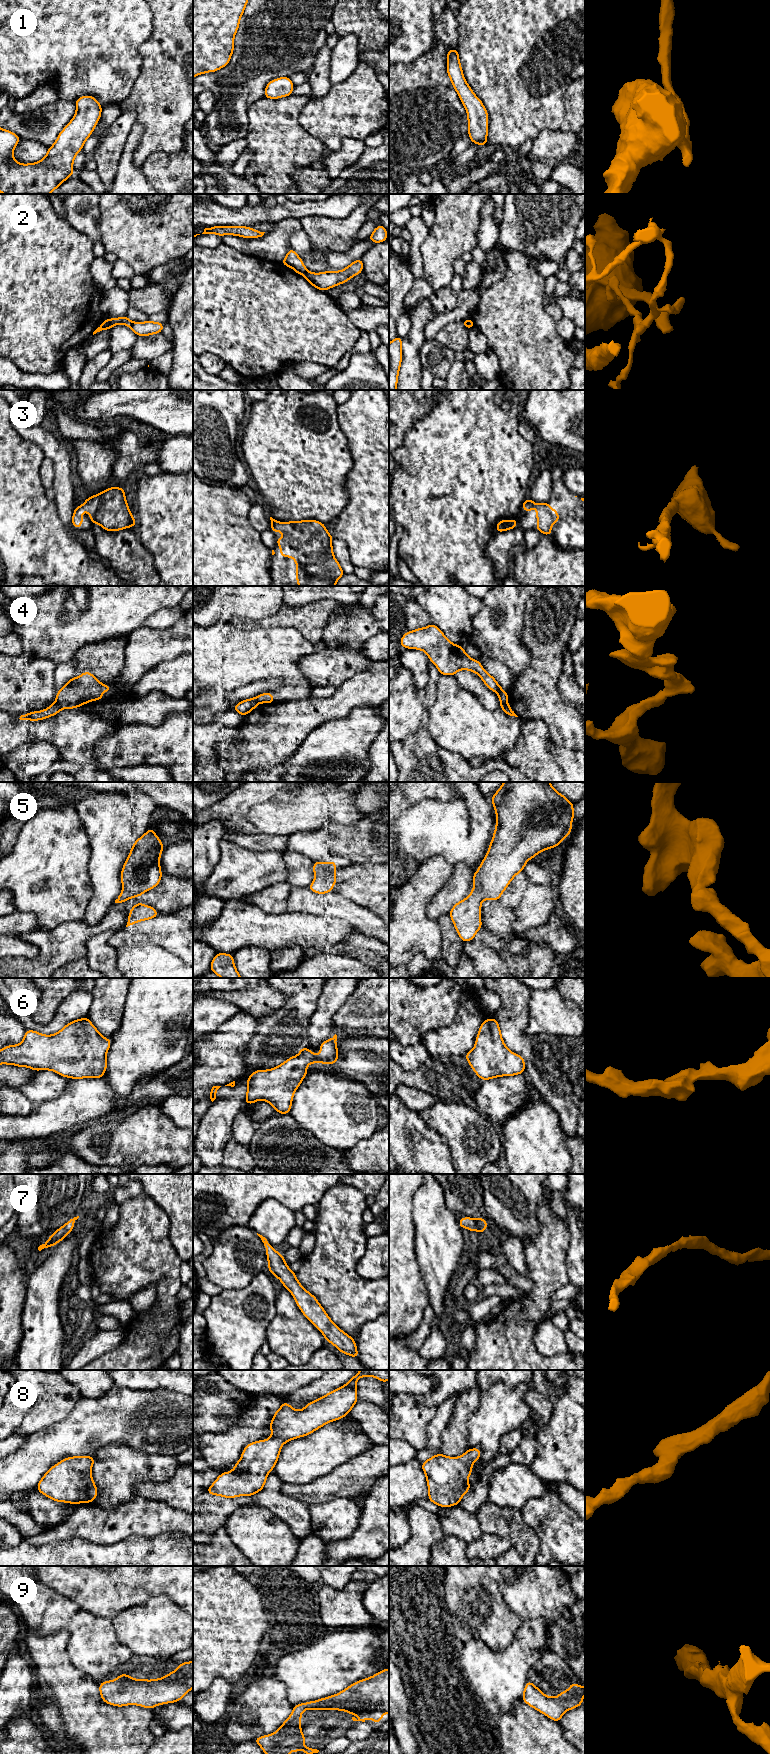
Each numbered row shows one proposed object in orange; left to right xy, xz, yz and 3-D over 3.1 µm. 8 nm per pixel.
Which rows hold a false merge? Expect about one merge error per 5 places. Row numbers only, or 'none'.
2, 4

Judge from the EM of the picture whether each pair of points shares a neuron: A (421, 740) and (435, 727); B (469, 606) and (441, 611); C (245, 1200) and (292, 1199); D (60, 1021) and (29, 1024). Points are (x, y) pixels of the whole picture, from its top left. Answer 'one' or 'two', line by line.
A: two
B: one
C: one
D: one

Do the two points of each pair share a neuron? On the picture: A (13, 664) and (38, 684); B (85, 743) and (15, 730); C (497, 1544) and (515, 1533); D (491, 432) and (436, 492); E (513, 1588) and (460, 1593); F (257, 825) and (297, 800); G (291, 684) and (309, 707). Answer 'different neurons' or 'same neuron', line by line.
A: same neuron
B: same neuron
C: different neurons
D: same neuron
E: different neurons
F: same neuron
G: different neurons

